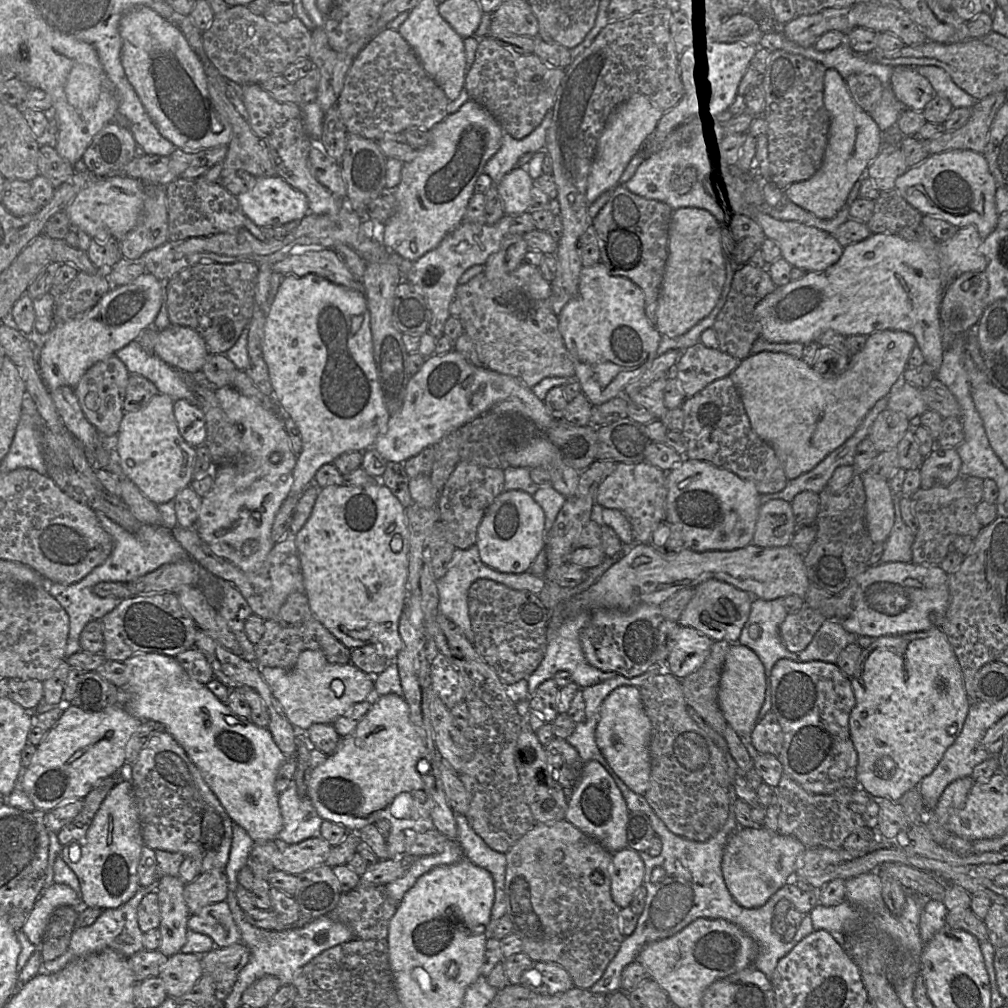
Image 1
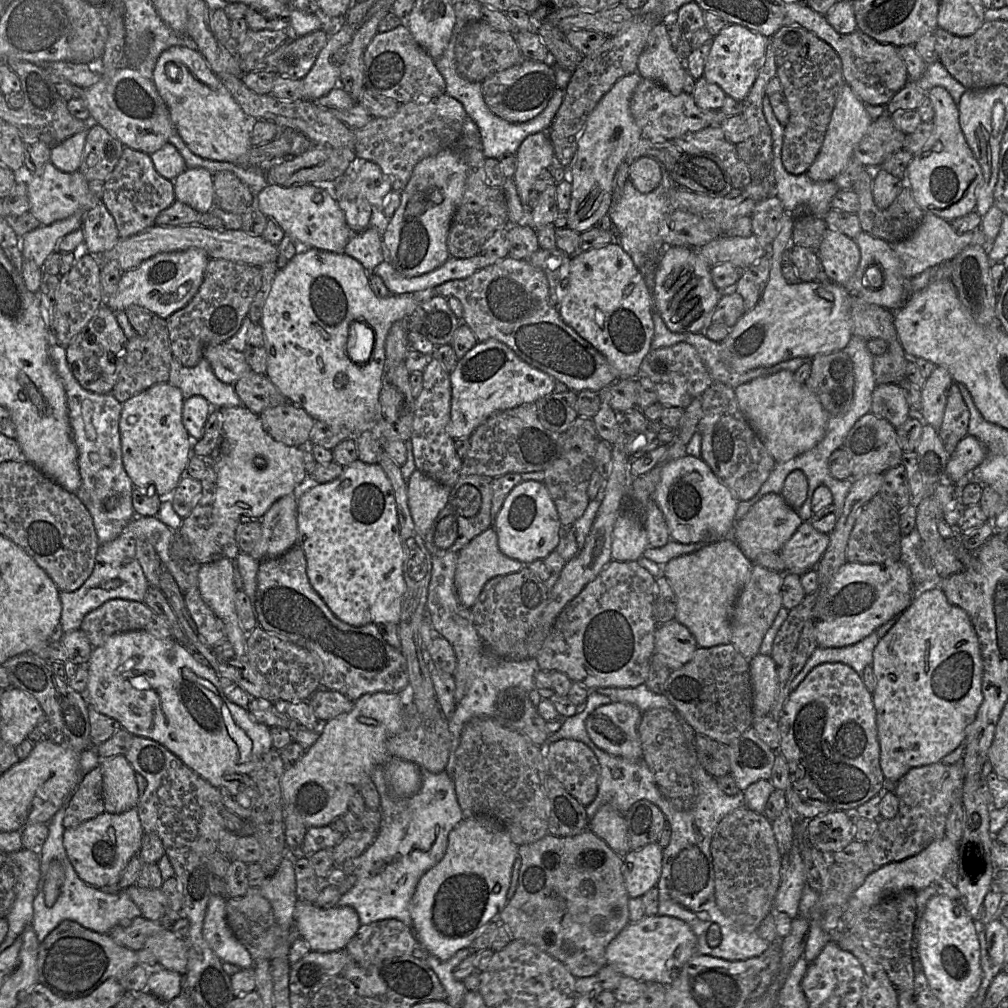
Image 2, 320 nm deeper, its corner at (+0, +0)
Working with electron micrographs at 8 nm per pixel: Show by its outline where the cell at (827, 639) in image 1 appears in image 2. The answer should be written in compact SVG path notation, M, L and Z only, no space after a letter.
M872 632L863 640L844 647L822 648L817 647L802 670L794 677L790 687L791 692L804 680L807 674L822 663L843 663L854 669L861 677L866 666L873 662L873 652L880 638L876 632Z

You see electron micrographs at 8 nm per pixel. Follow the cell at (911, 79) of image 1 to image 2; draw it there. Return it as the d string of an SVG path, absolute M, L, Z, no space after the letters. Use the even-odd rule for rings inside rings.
M936 86L930 89L926 95L934 110L933 130L923 148L913 156L909 163L904 178L904 187L910 188L914 200L924 212L933 213L951 222L975 210L977 203L976 189L982 182L983 173L963 134L959 121L959 108L950 93L945 88ZM937 142L942 144L940 152L934 151Z

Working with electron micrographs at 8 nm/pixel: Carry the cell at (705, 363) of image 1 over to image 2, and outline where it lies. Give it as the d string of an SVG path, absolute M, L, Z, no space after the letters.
M685 341L670 347L651 350L640 365L640 376L647 376L653 381L659 404L683 410L714 382L698 351Z

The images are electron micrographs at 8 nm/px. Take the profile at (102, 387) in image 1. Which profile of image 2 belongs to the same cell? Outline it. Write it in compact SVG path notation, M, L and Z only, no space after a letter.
M101 304L86 327L65 347L67 363L81 387L97 394L110 393L124 366L127 342L115 312Z

